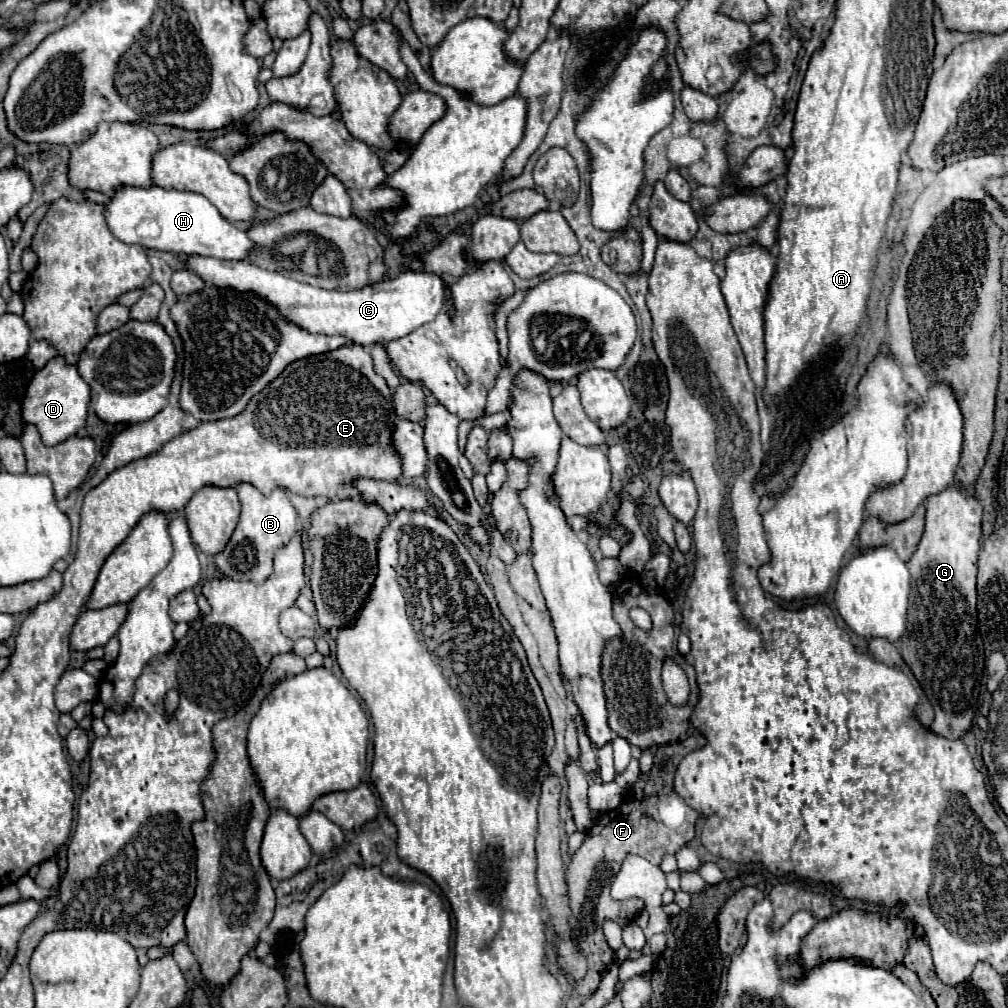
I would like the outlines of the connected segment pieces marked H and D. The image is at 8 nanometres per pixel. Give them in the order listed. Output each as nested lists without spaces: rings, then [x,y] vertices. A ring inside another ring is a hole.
[[[120,188],[106,206],[106,222],[112,234],[126,244],[140,244],[144,248],[174,252],[174,254],[200,254],[222,260],[248,260],[256,244],[248,238],[246,230],[230,224],[210,200],[196,192],[150,188]]]
[[[56,356],[32,378],[22,404],[22,418],[24,422],[38,426],[42,442],[46,446],[54,446],[58,442],[64,442],[68,436],[76,434],[86,424],[88,404],[90,386],[82,380],[76,366],[66,364],[64,356]]]

